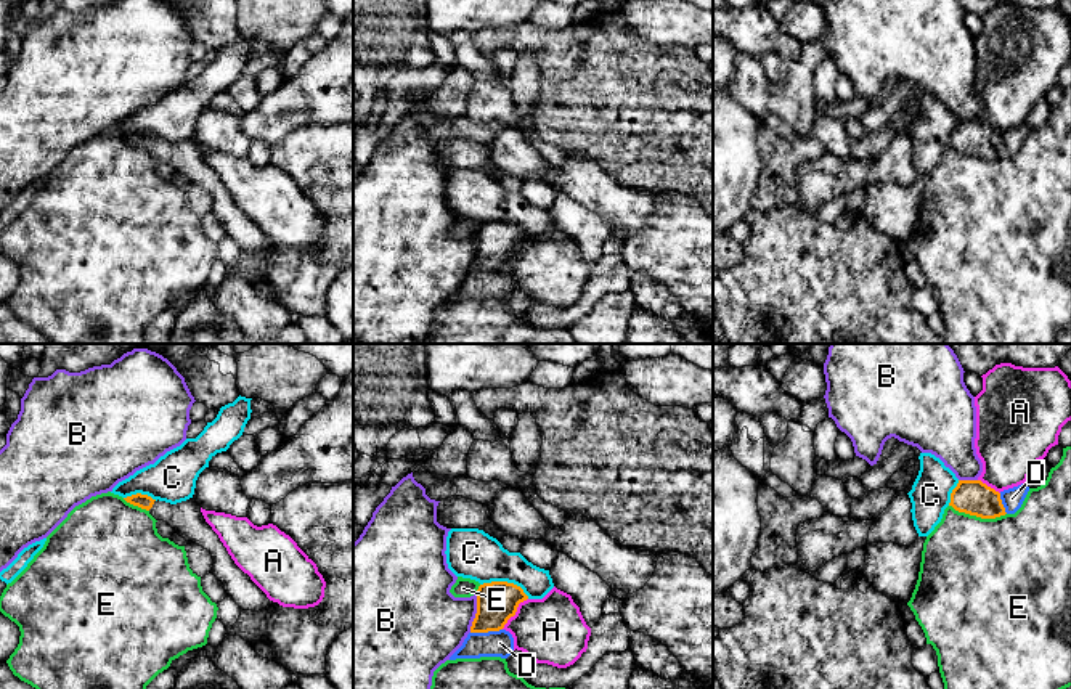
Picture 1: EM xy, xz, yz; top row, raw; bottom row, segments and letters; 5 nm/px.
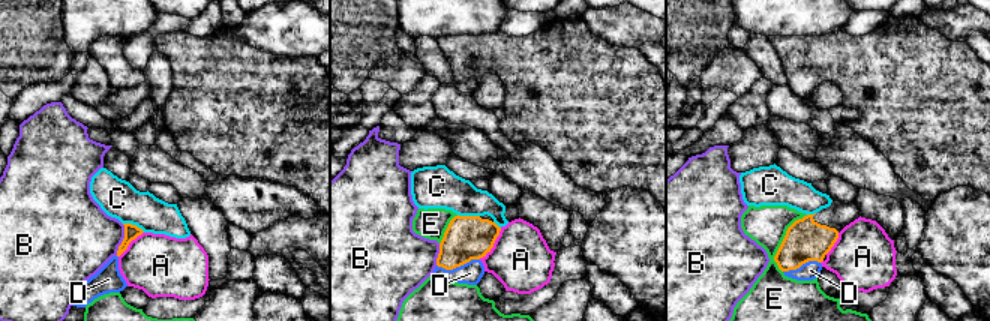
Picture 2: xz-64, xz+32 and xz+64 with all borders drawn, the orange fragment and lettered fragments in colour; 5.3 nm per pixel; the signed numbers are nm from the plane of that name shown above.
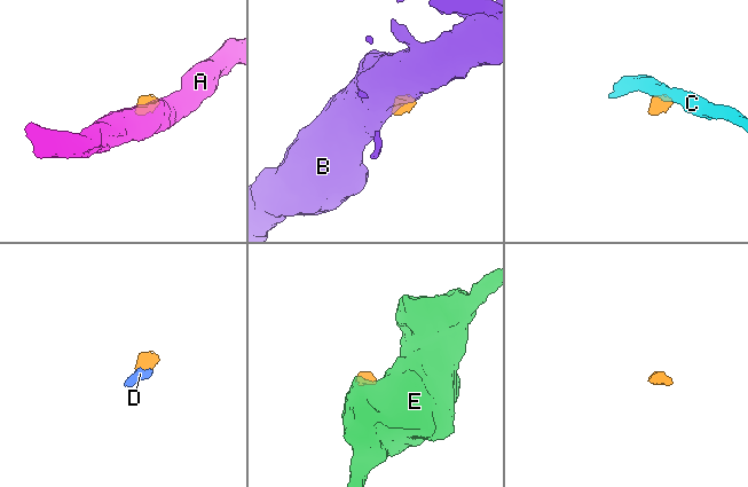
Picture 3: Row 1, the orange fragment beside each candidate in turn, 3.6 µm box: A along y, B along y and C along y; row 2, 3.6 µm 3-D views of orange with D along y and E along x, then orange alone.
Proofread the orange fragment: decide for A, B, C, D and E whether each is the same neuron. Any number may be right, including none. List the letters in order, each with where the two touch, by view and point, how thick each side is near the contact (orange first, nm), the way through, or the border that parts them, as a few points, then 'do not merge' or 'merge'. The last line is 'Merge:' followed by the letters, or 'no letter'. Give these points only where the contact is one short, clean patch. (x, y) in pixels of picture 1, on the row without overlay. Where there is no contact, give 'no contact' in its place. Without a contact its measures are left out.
A: meets orange in xz at (516, 251); 200 nm thick on the orange side, 340 nm on the other; border along xz (527, 238), (501, 269); do not merge
B: meets orange in xz at (476, 254); 200 nm thick on the orange side, 380 nm on the other; border along xz (477, 235), (477, 252), (469, 272); do not merge
C: meets orange in xz at (506, 222); 200 nm thick on the orange side, 260 nm on the other; border along xz (480, 224), (513, 222), (529, 238); do not merge
D: meets orange in xz at (485, 272); 200 nm thick on the orange side, 130 nm on the other; runs through xz (496, 243), (485, 272), (500, 283); merge
E: meets orange in yz at (978, 156); 180 nm thick on the orange side, 480 nm on the other; border along yz (949, 145), (981, 158), (1005, 154); do not merge
Merge: D

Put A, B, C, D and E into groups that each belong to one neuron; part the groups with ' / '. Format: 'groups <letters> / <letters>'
groups A / B / C / D / E

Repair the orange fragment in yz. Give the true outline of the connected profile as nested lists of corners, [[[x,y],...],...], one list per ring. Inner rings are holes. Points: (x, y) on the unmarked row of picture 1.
[[[959,120],[951,133],[949,146],[981,159],[996,159],[1015,154],[1021,148],[1028,132],[1029,127],[1026,124],[999,133],[981,120]]]

